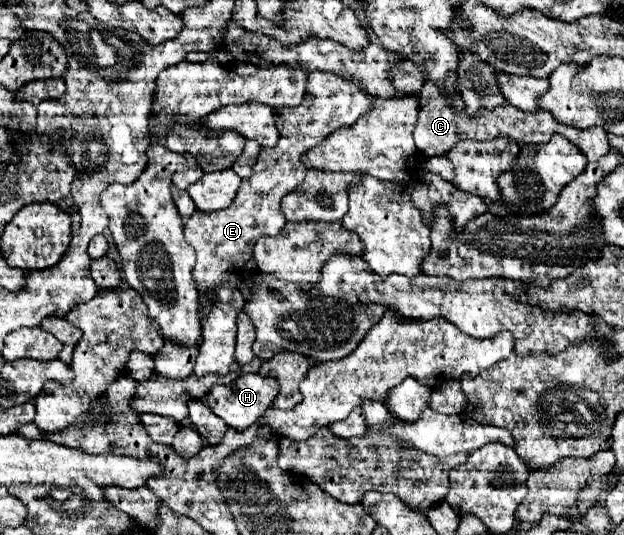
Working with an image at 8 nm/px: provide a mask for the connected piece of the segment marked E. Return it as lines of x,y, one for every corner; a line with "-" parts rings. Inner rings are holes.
315,70
309,74
309,86
303,102
293,108
275,110
279,142
273,148
263,146
259,150
253,172
241,182
241,188
231,206
219,212
195,210
185,224
185,238
191,238
191,246
197,252
193,280
199,296
215,302
217,294
213,288
229,282
229,278
249,262
255,242
265,234
277,236
281,232
283,224
287,222
281,212
281,198
307,176
307,168
301,156
327,140
333,130
341,126
353,126
361,116
373,110
373,102
377,100
379,96
367,94
357,80
347,80
333,72

